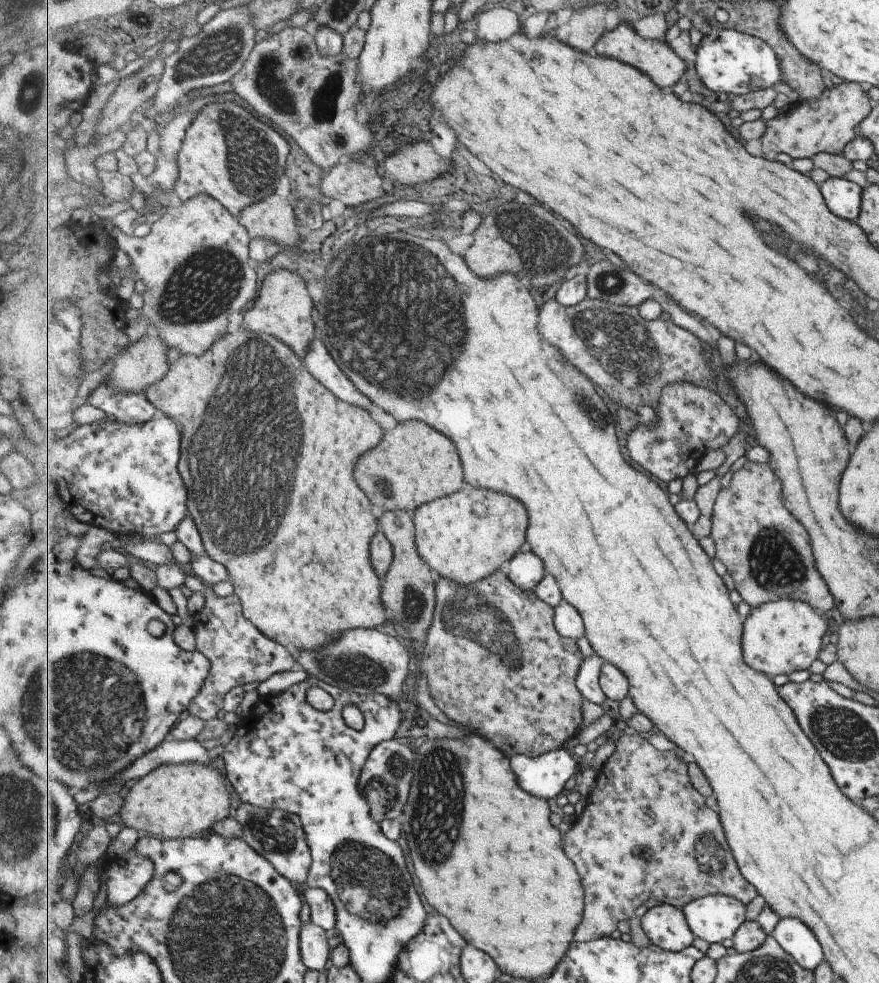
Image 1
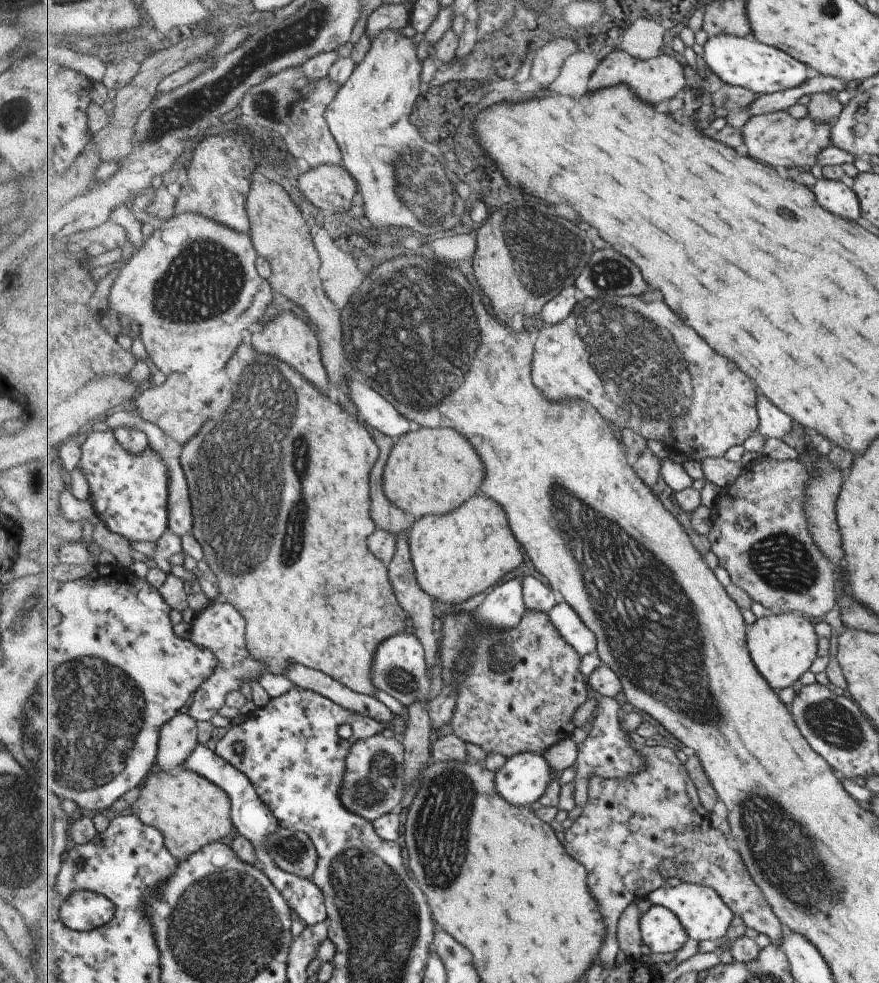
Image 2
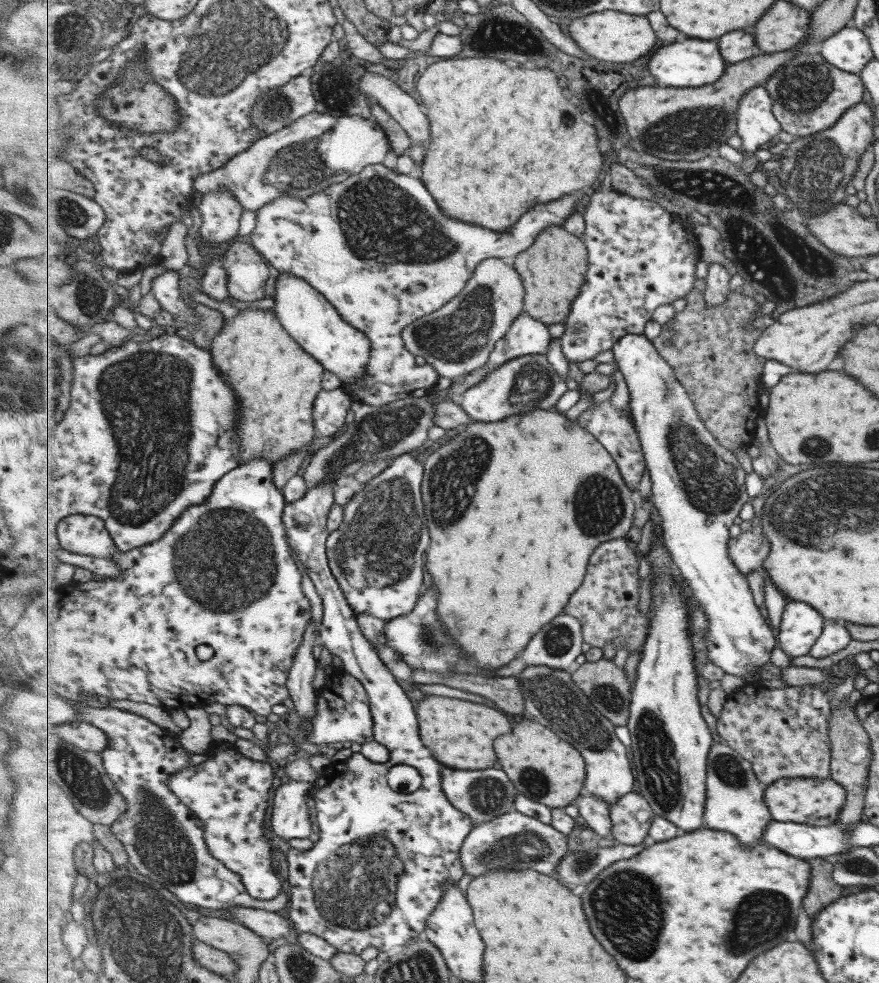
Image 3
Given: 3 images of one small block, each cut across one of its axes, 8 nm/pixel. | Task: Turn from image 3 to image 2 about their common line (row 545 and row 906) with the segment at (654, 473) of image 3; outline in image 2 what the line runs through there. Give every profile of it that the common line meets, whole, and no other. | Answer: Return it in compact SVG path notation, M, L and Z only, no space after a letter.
M680 882L677 886L661 886L647 896L654 905L666 906L669 910L675 912L680 918L681 924L688 930L690 938L701 942L701 940L715 940L719 942L725 938L731 920L735 913L732 907L721 898L721 895L711 887L703 885L689 884Z

